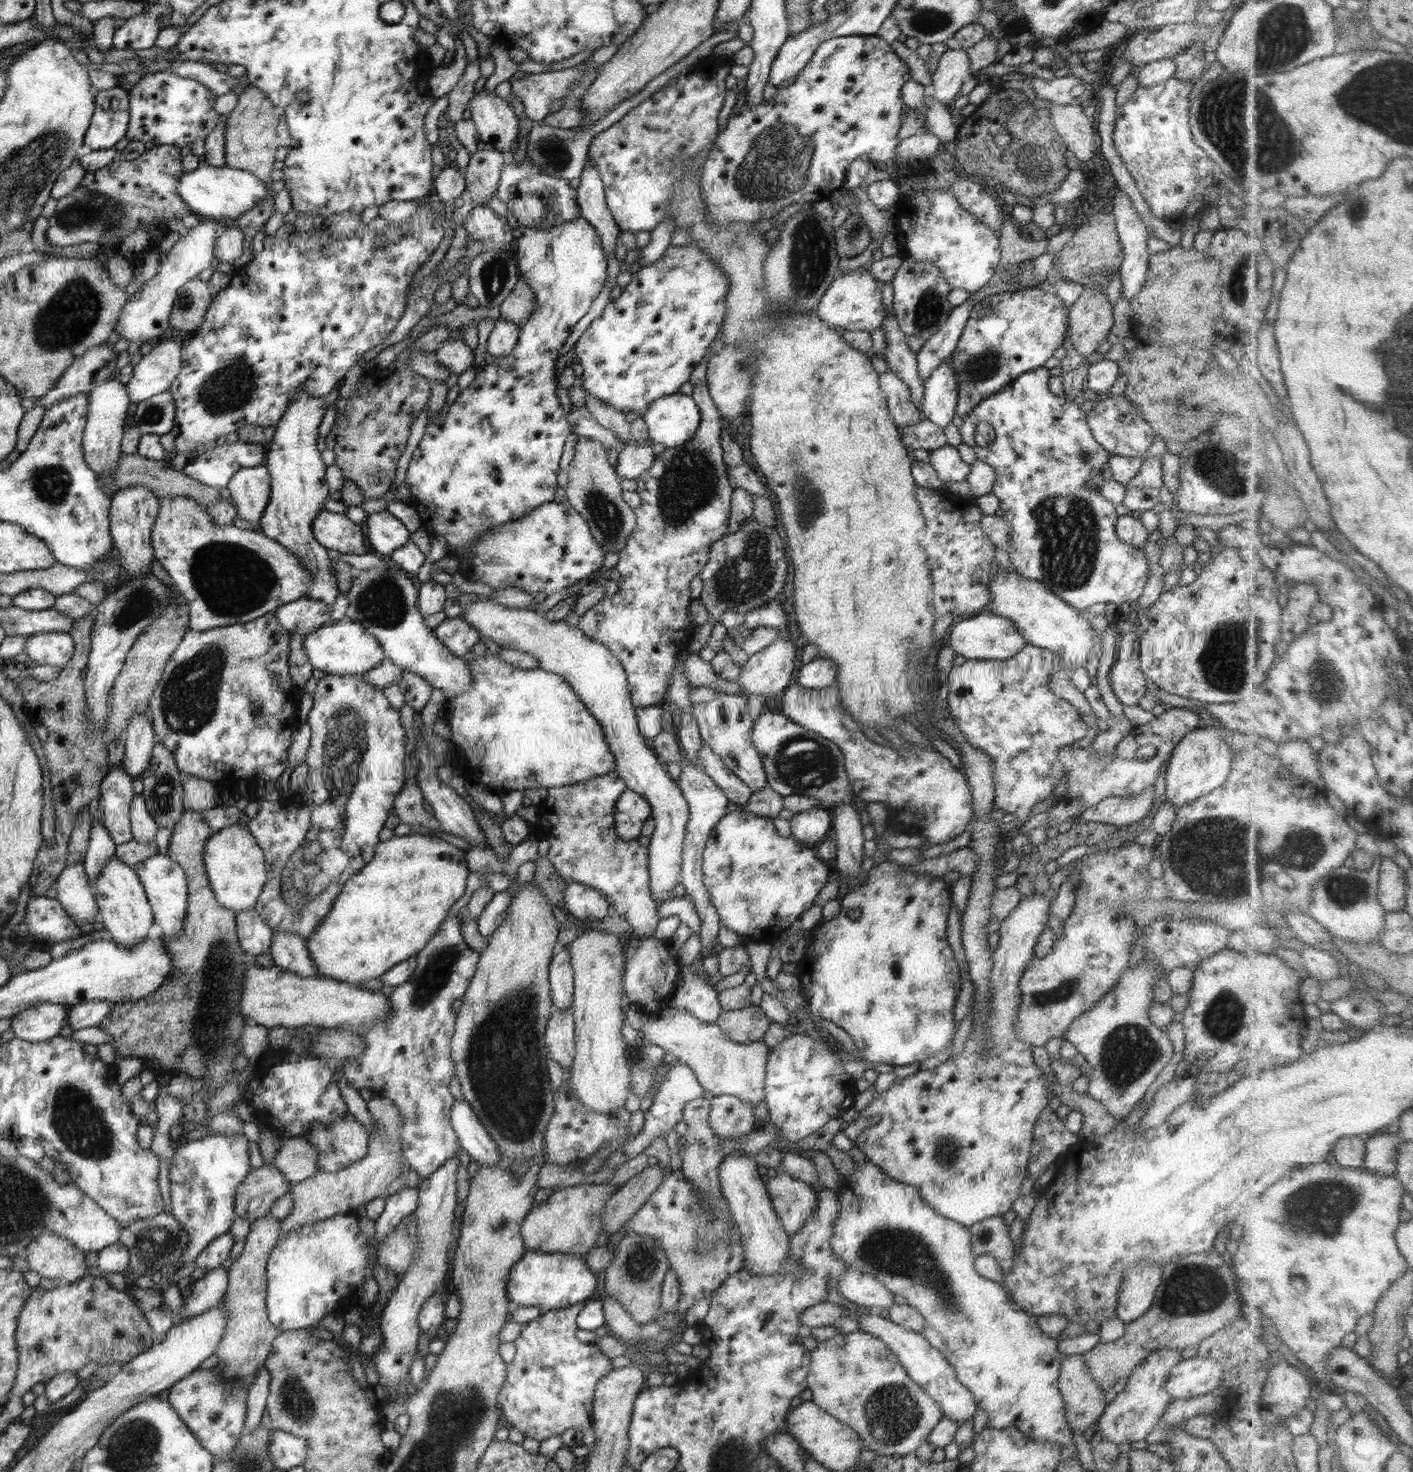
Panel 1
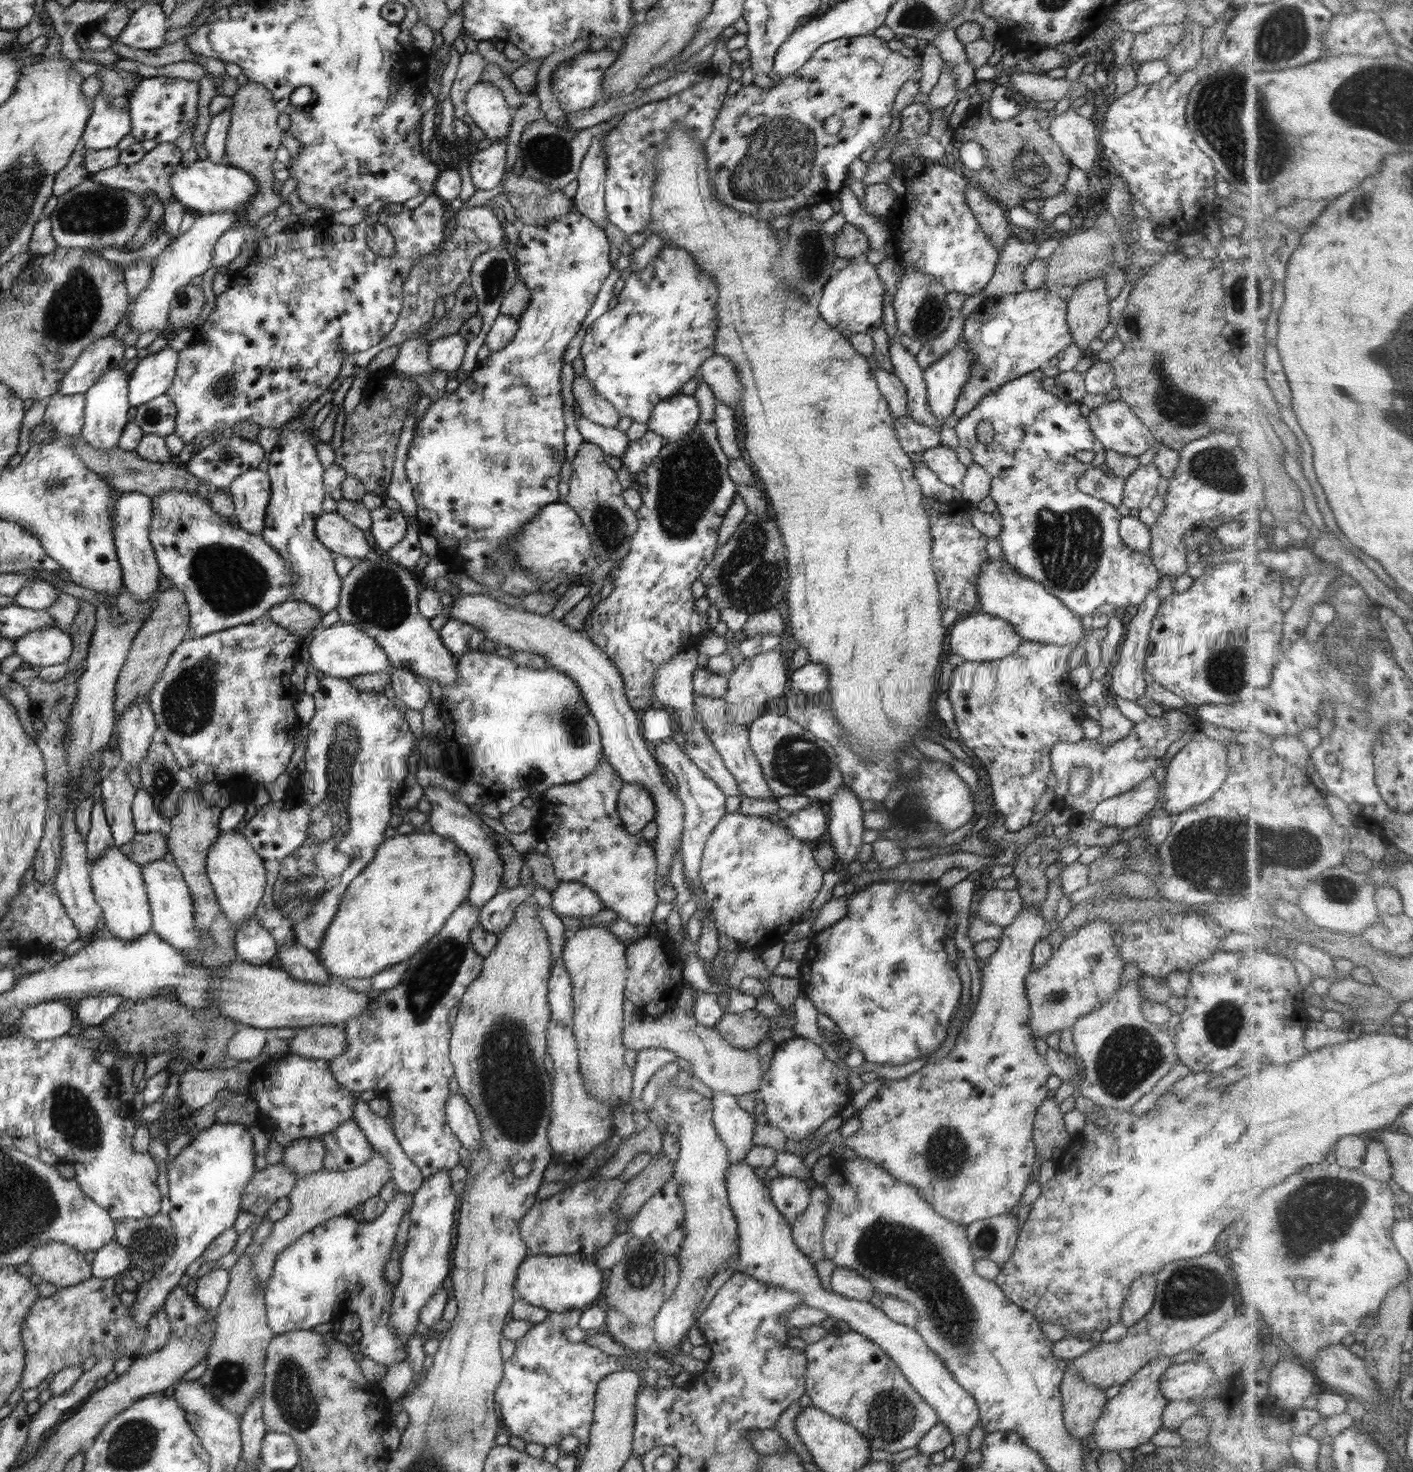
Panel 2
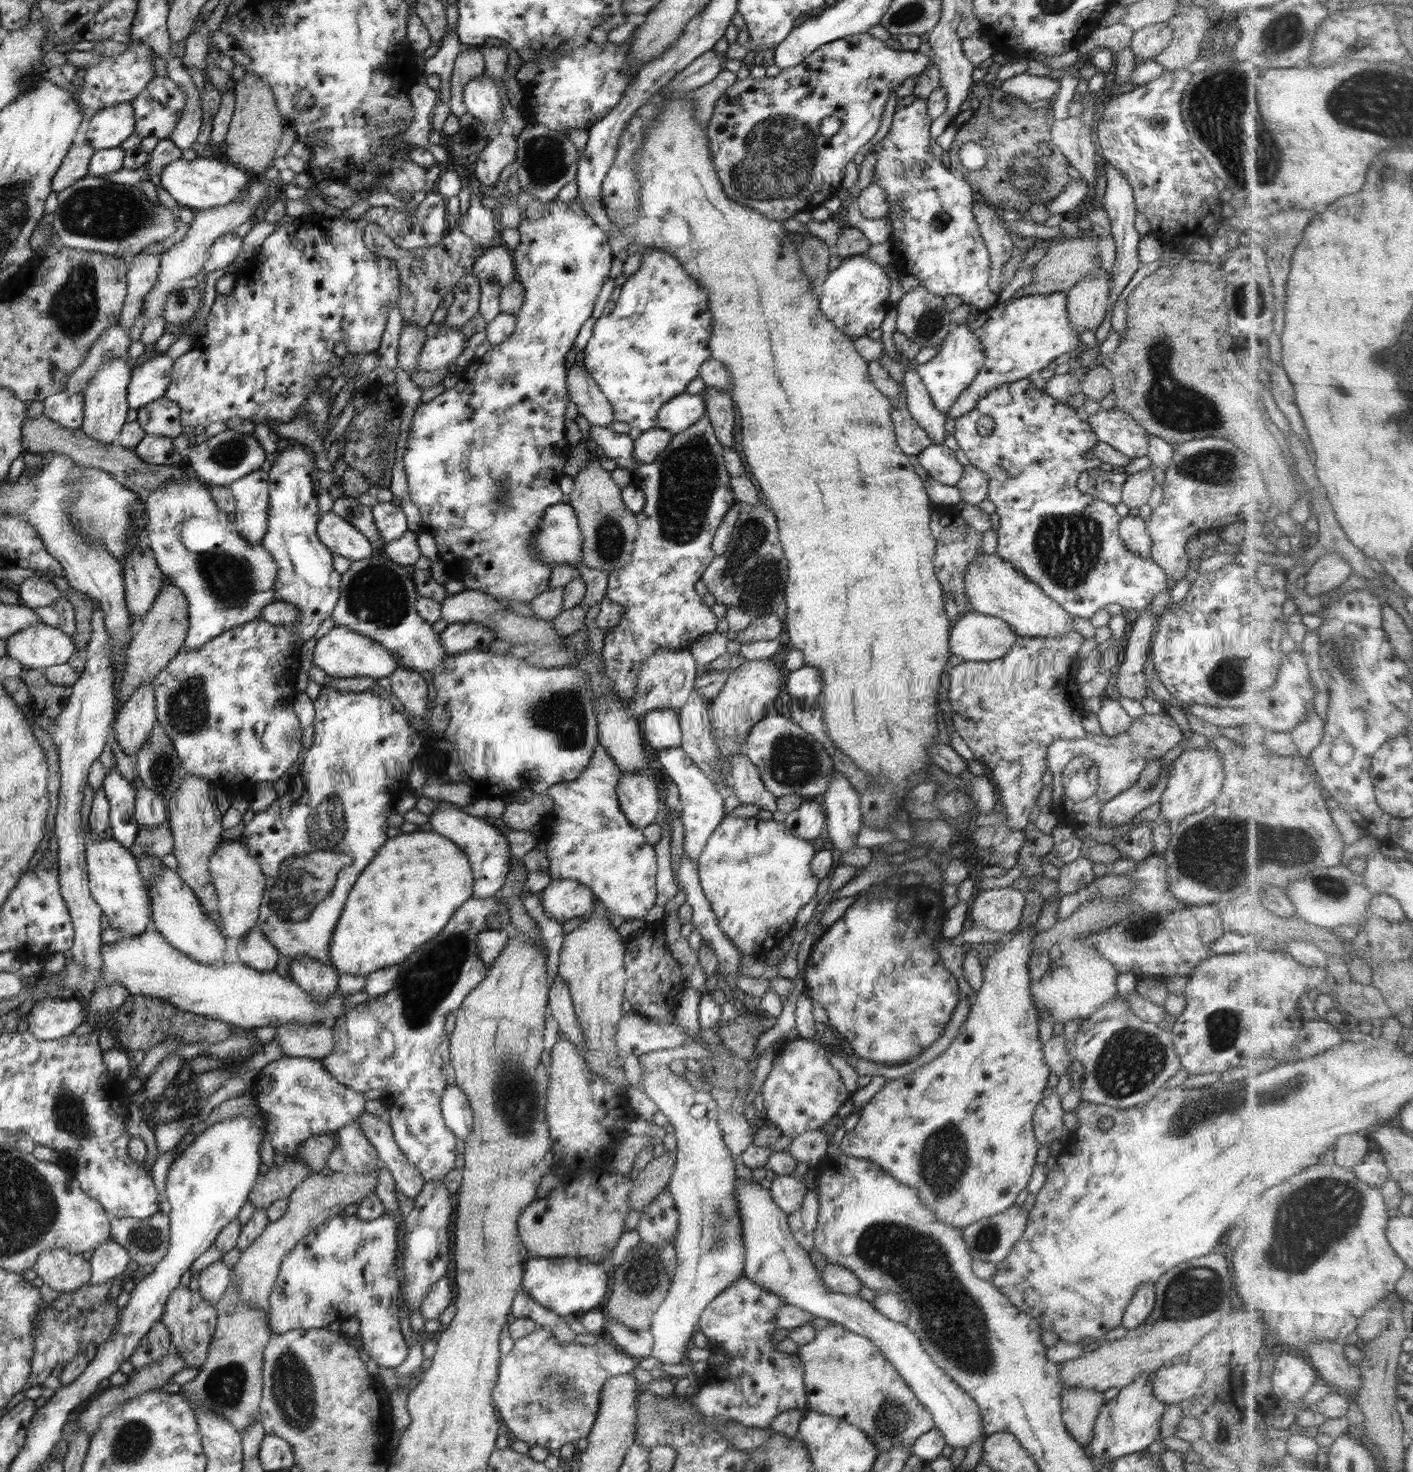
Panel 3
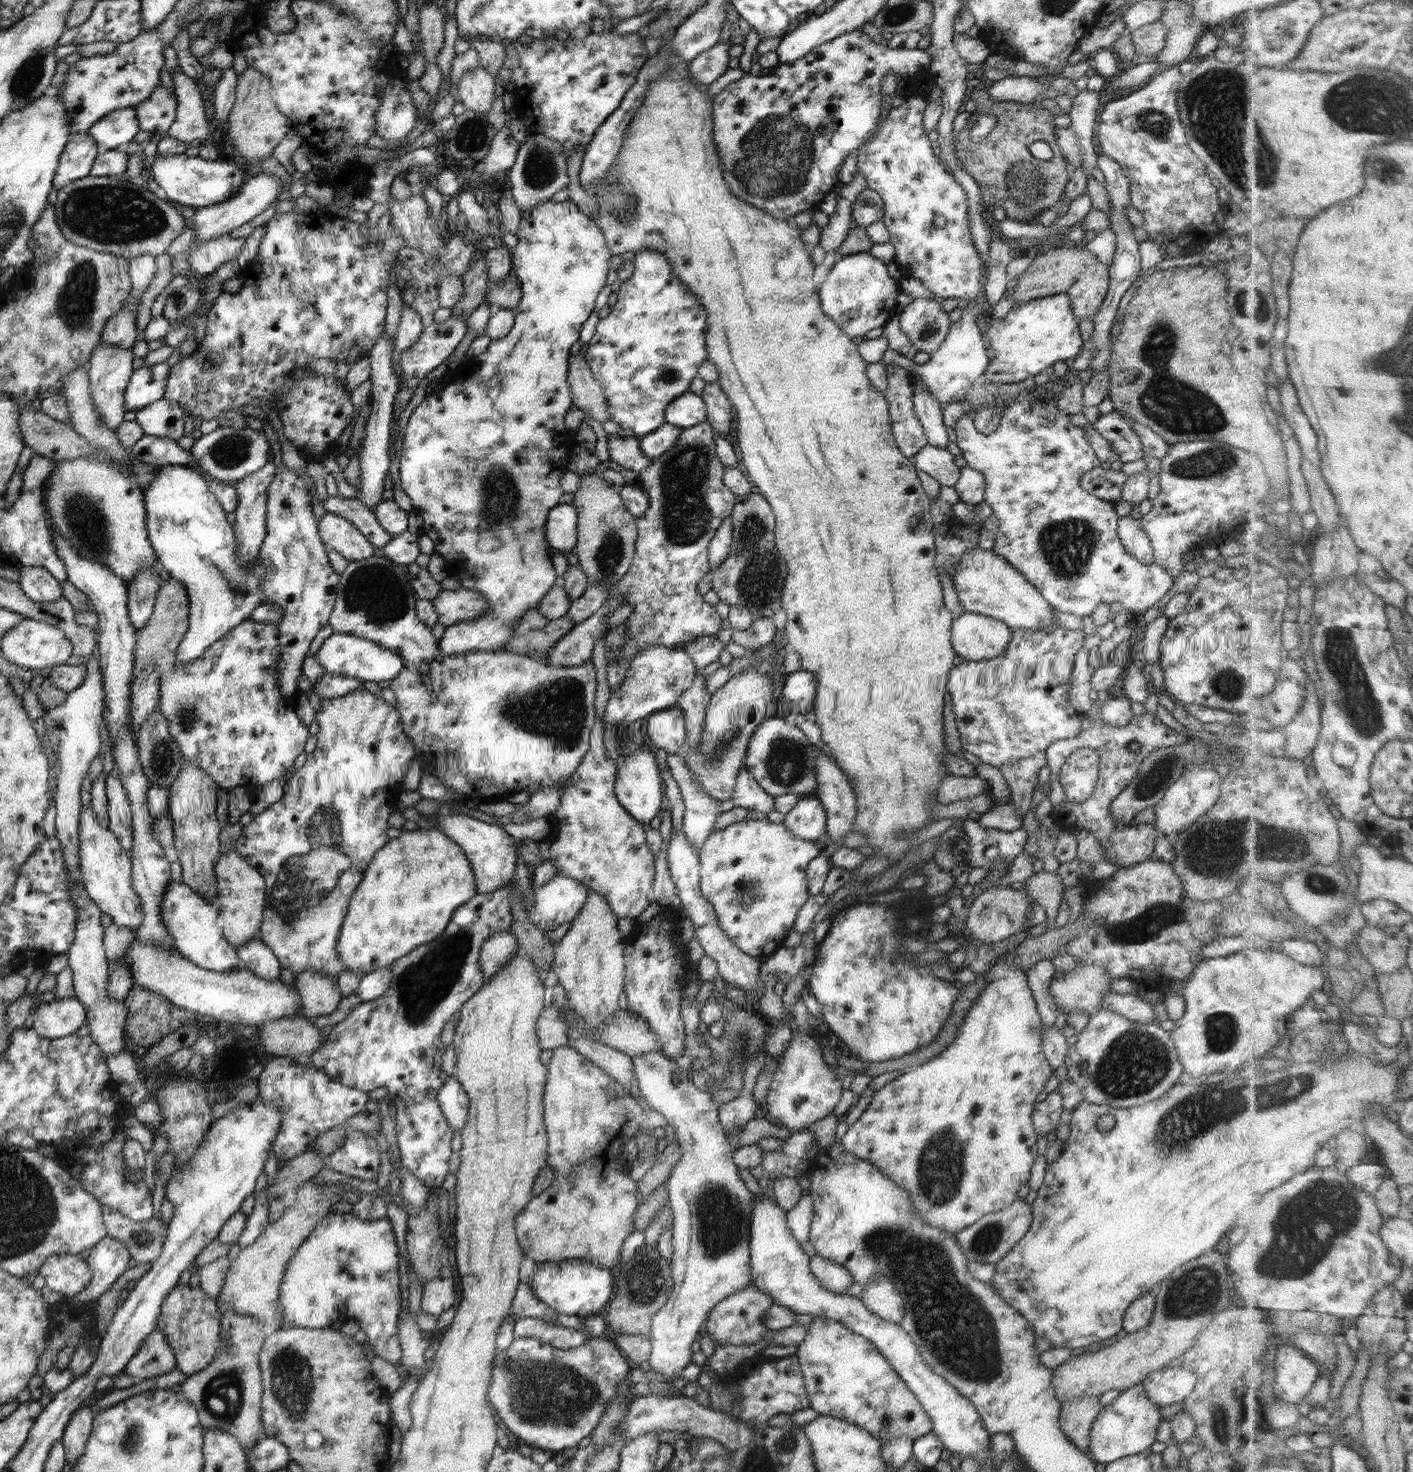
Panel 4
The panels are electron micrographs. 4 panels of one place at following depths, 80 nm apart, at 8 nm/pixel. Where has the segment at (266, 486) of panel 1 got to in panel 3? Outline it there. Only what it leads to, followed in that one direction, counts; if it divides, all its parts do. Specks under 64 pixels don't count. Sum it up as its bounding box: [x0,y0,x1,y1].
[229,471,269,542]

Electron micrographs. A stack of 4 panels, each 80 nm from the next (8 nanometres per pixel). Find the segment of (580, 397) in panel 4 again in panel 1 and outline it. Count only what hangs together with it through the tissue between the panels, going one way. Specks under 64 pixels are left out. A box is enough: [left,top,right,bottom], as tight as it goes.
[585,390,633,446]

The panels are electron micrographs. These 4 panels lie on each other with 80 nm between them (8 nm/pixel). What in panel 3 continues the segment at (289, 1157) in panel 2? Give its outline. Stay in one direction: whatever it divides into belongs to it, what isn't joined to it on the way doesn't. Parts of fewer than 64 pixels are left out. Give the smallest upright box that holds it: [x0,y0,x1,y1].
[292,1132,337,1173]

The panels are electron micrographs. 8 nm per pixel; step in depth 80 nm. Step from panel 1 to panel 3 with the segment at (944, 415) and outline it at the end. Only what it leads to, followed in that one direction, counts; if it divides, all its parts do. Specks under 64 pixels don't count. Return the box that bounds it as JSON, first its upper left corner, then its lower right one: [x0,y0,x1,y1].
[917,322,984,415]

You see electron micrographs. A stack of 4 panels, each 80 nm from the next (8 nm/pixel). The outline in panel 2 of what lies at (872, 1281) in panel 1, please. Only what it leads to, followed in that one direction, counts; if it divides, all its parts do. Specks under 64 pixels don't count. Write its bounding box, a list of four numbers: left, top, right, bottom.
[831,1267,875,1302]

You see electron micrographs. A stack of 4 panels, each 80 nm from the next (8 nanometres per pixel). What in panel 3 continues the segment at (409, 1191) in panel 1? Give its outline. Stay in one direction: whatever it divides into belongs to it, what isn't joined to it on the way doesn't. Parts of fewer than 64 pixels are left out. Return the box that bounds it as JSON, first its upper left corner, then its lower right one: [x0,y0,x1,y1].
[267,1212,408,1367]

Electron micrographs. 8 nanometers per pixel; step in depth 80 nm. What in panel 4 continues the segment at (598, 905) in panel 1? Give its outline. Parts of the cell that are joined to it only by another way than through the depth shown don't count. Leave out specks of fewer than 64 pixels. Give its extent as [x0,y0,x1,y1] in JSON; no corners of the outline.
[292,874,589,1188]

